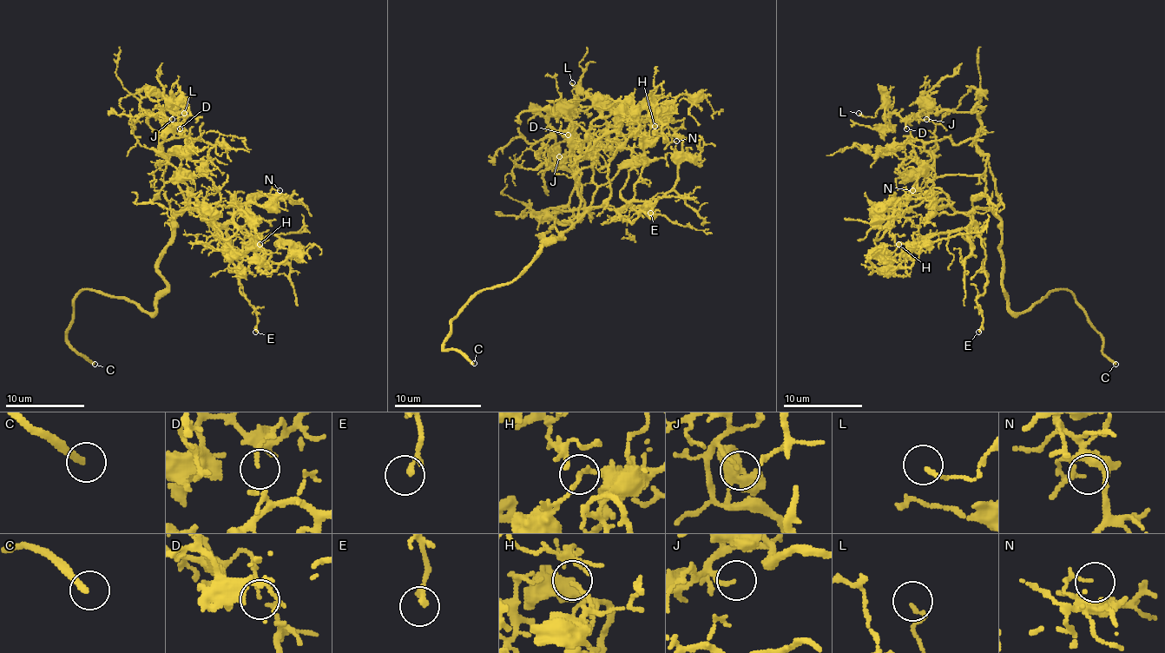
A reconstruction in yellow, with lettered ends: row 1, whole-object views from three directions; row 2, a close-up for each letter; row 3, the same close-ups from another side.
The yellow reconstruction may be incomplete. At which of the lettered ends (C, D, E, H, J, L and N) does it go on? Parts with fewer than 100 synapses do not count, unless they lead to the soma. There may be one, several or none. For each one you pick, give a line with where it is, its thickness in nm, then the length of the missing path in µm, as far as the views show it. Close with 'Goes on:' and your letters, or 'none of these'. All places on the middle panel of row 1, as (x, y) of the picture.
C: Place: (474, 363). Thickness 240 nm. Missing length about 50 µm
Goes on: C

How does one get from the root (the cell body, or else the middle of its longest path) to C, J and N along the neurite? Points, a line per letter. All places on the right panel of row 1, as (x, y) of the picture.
C: (992, 207), (1000, 220), (1008, 306), (1025, 312), (1043, 296), (1068, 290), (1115, 364)
J: (992, 207), (986, 196), (988, 156), (976, 142), (982, 111), (924, 108), (918, 115), (926, 119)
N: (992, 207), (958, 213), (942, 198), (926, 196), (892, 220), (906, 201), (897, 210), (888, 202), (912, 190)

